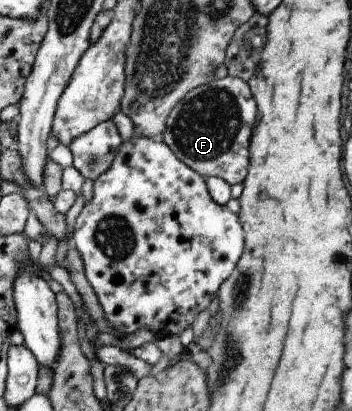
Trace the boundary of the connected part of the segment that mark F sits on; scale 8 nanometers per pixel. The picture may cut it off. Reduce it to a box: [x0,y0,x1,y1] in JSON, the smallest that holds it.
[162,75,256,183]

